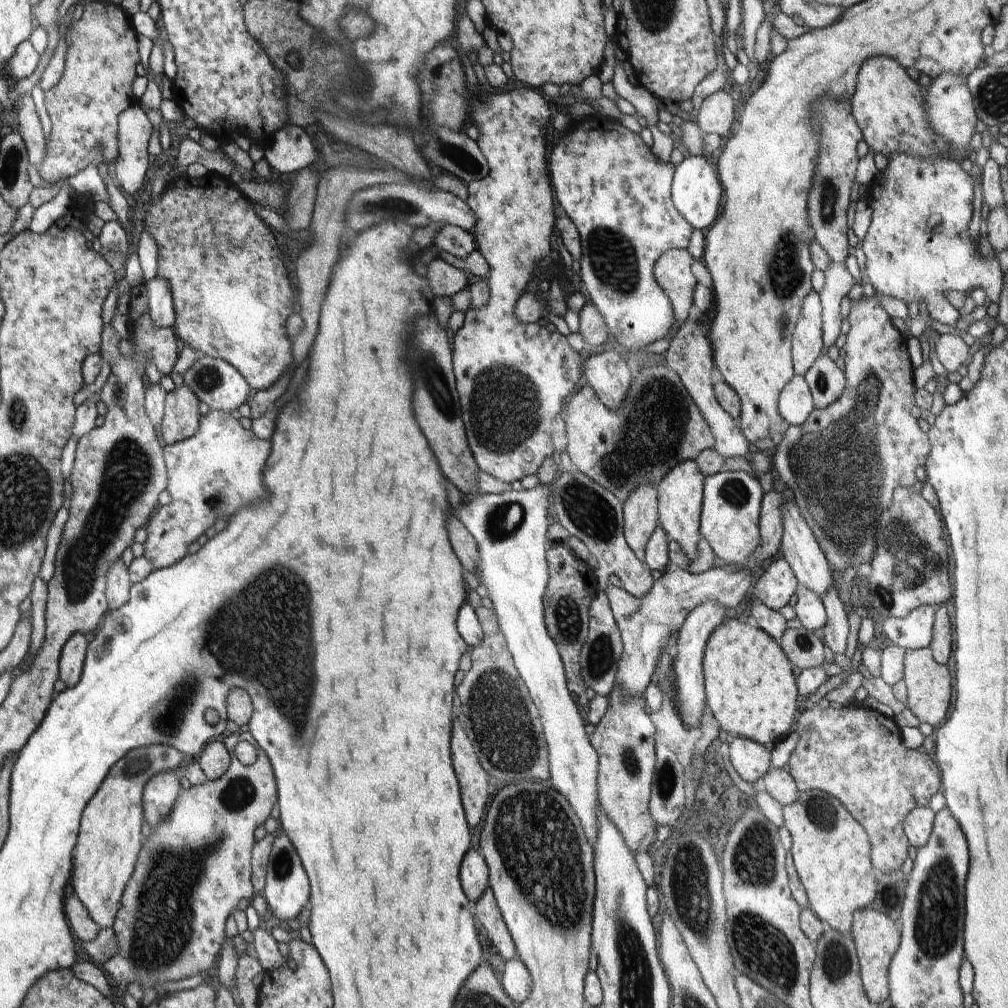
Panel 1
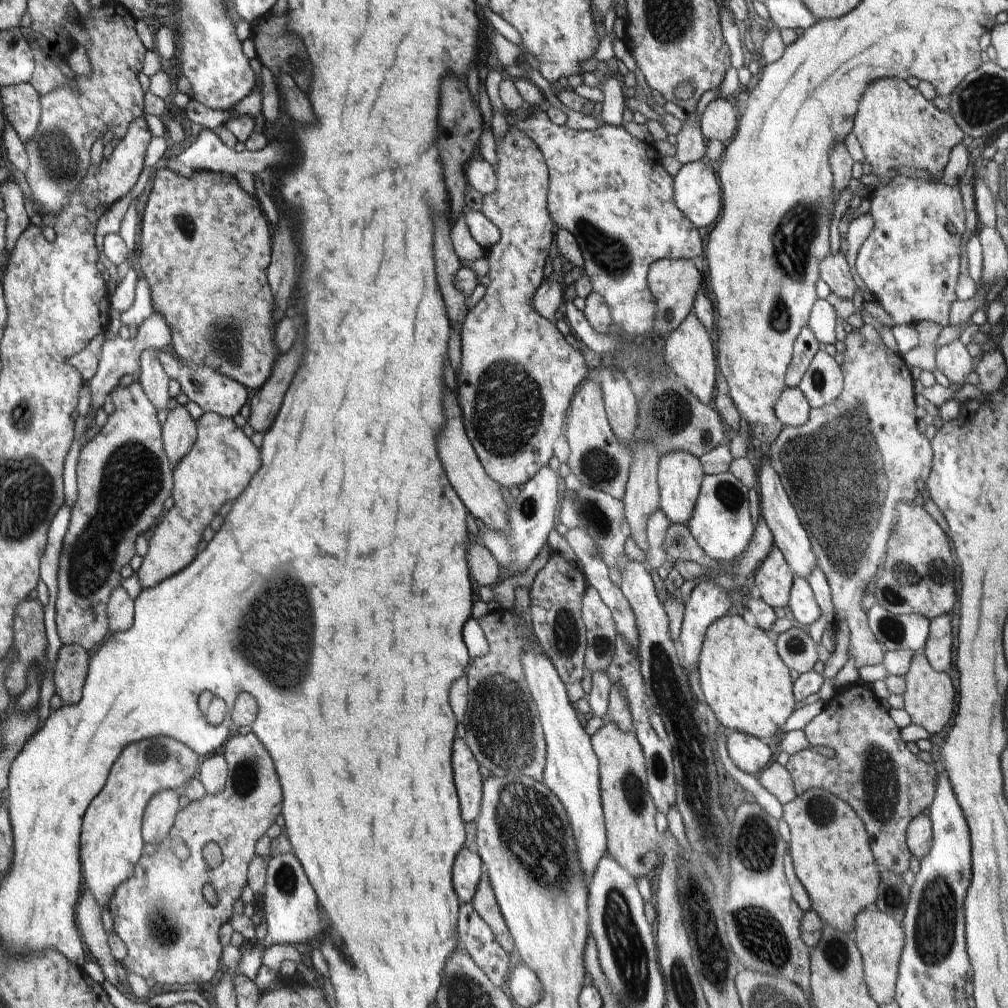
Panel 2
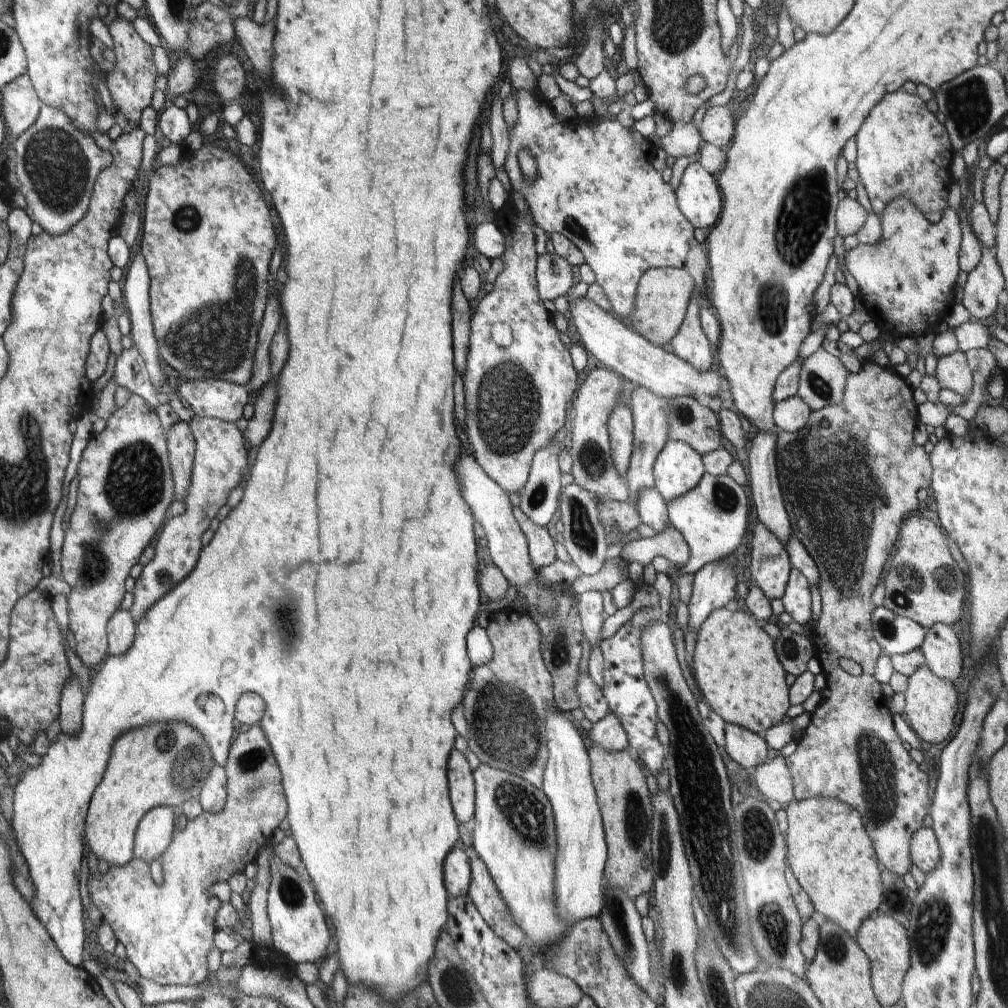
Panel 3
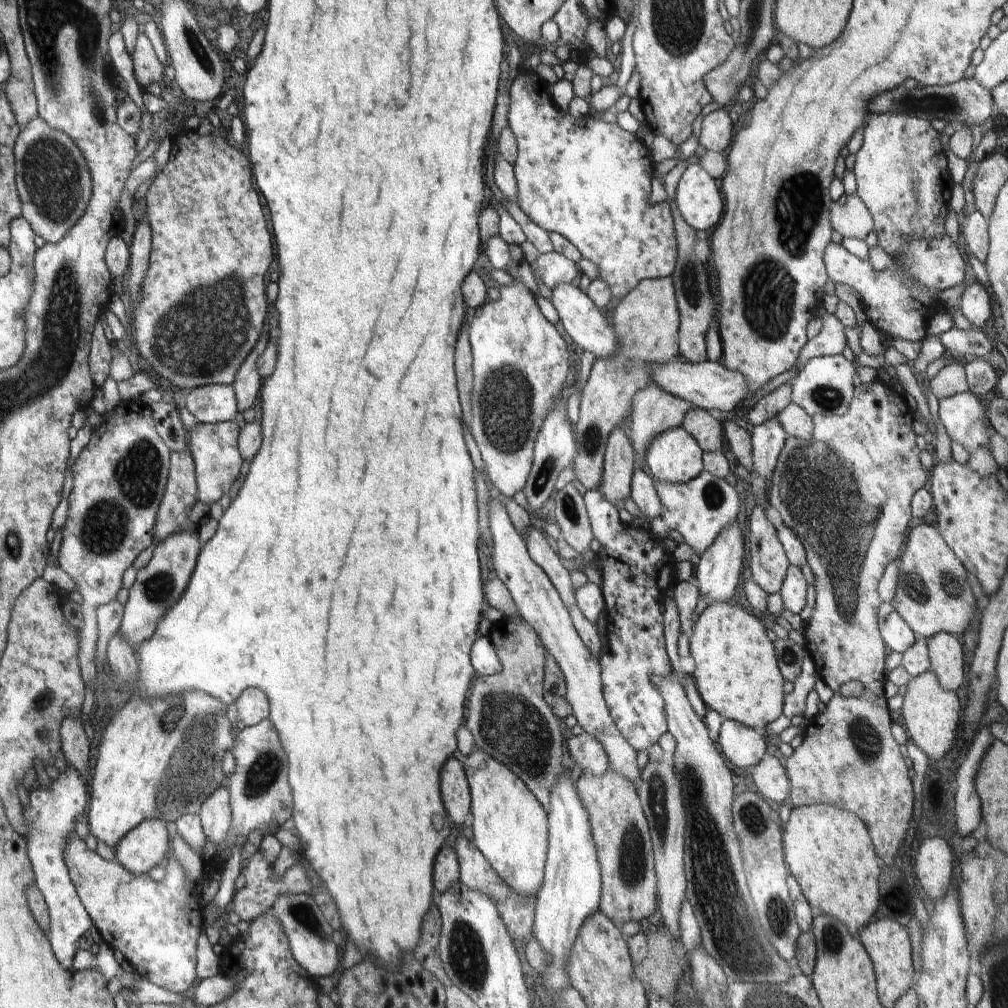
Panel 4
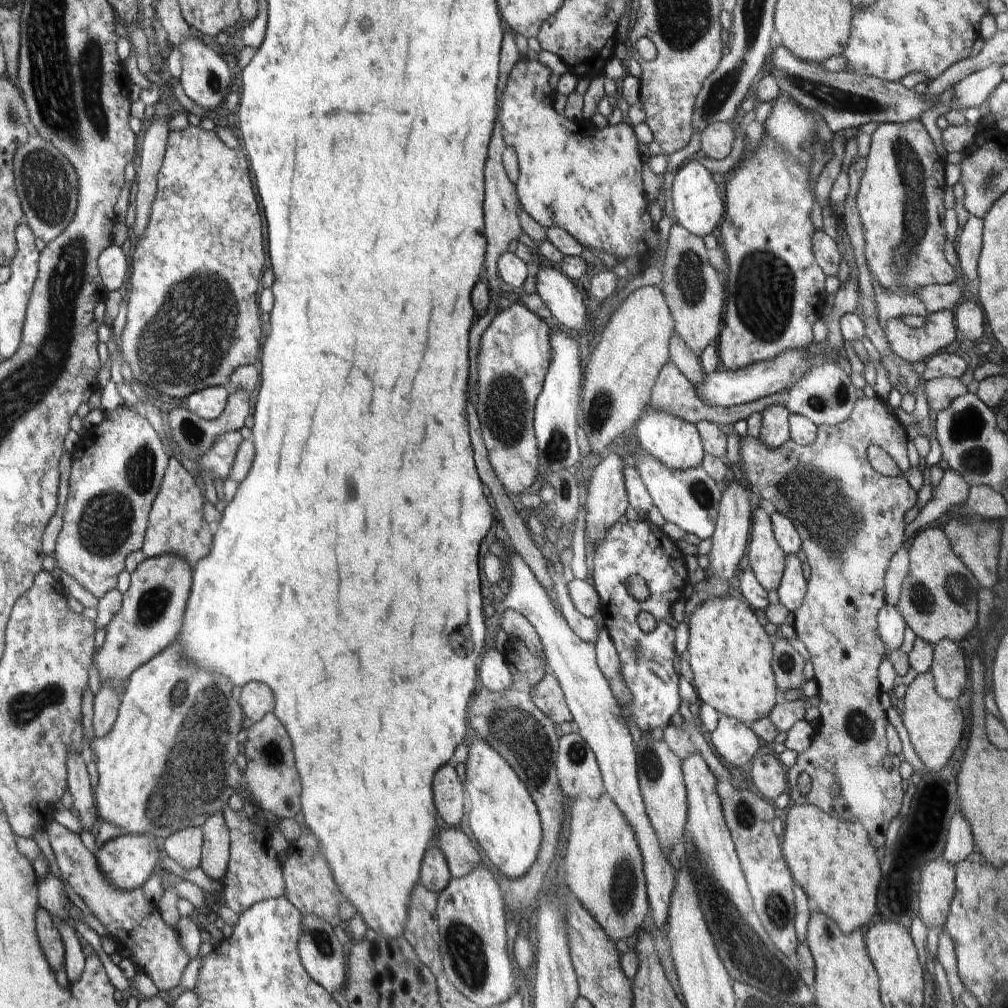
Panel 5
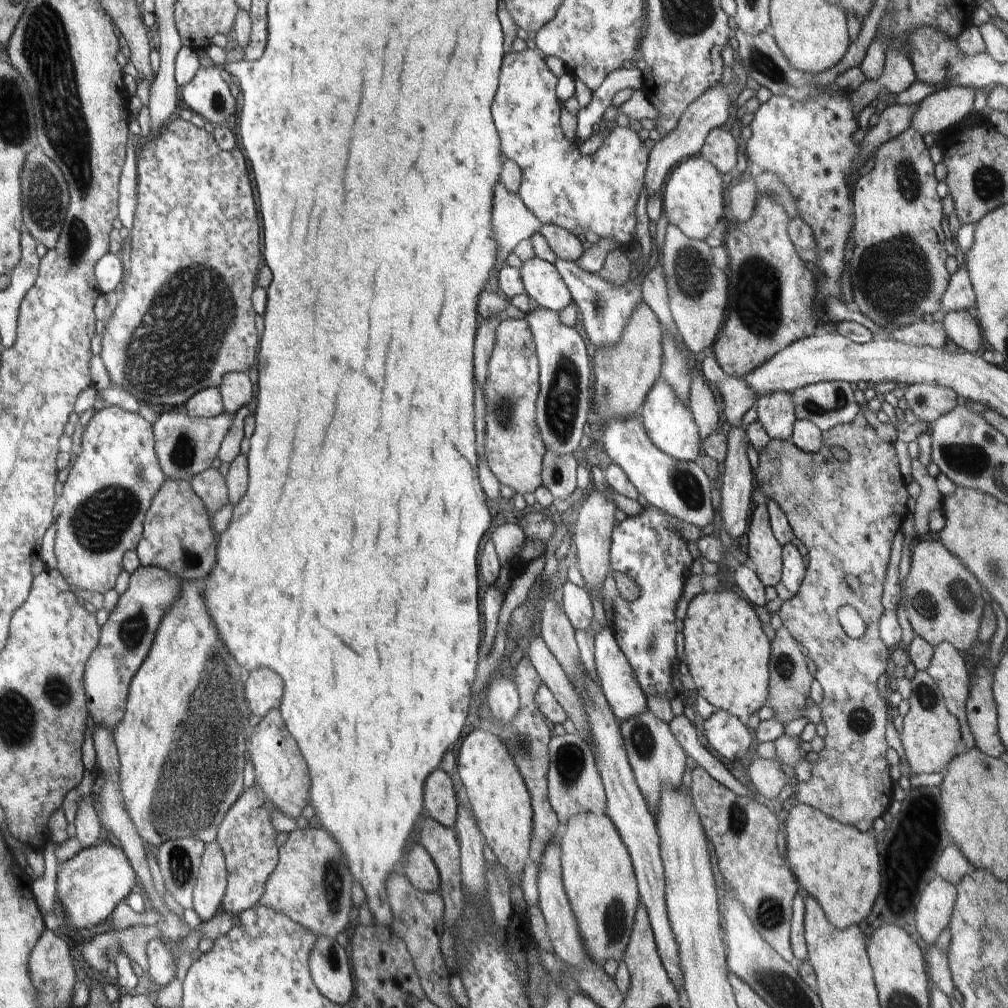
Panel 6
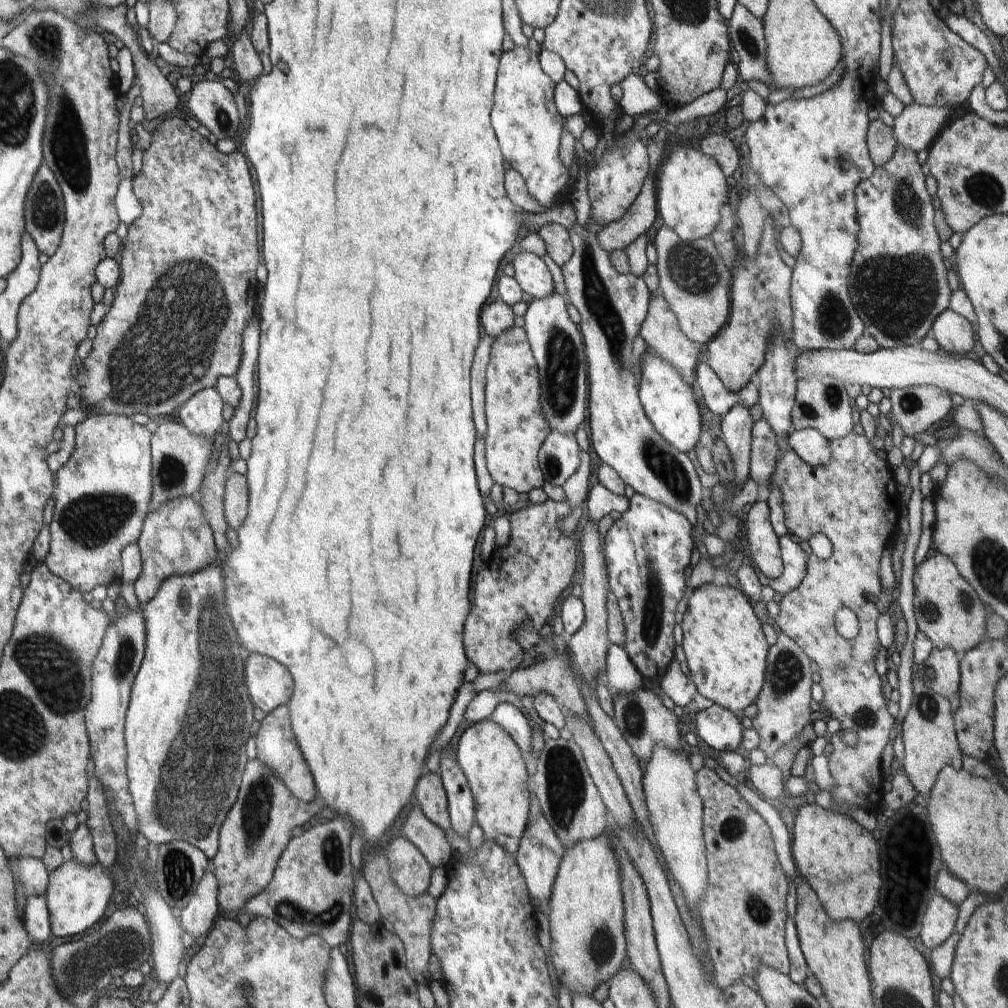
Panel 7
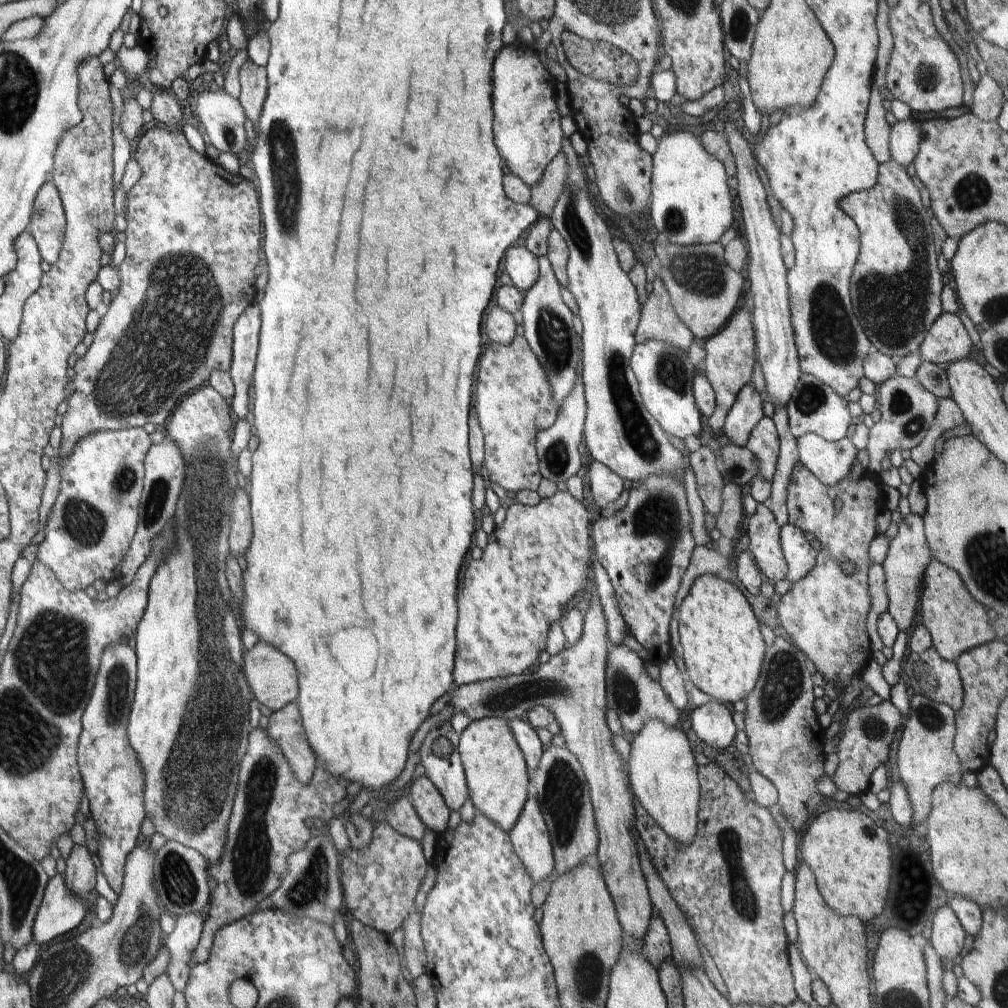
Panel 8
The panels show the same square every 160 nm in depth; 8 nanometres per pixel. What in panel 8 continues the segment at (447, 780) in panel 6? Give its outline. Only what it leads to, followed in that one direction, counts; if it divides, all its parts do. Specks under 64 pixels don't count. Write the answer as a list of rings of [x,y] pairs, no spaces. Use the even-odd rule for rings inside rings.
[[[428,777],[413,779],[408,797],[427,828],[437,836],[447,829],[451,810]]]

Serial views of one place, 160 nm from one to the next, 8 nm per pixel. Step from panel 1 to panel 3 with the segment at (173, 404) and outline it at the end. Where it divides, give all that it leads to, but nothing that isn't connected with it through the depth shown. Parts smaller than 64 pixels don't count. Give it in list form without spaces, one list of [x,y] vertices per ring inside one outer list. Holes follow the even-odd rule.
[[[176,422],[166,438],[169,464],[171,467],[175,500],[184,501],[186,488],[190,486],[196,444],[190,426],[186,422]]]

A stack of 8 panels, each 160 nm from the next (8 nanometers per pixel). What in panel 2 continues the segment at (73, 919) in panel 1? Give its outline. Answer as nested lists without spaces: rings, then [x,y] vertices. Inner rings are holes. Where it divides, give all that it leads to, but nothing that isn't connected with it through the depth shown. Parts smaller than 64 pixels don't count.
[[[82,888],[80,902],[75,906],[77,927],[82,940],[86,942],[88,950],[92,952],[97,964],[102,969],[105,980],[111,982],[117,989],[120,978],[116,973],[115,958],[110,953],[107,943],[107,934],[102,926],[101,906],[96,902],[91,890]]]

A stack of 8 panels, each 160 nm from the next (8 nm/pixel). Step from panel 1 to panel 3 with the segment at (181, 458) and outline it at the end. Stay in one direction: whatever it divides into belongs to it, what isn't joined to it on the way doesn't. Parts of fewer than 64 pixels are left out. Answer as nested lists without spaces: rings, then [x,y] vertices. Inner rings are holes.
[[[195,416],[188,424],[196,444],[195,458],[190,476],[190,486],[186,488],[184,503],[186,509],[180,516],[170,516],[163,522],[164,528],[158,534],[152,560],[142,568],[140,577],[135,580],[134,604],[129,609],[134,623],[142,620],[146,608],[158,602],[168,590],[182,582],[196,567],[203,548],[202,535],[210,529],[212,520],[217,516],[220,508],[227,504],[233,489],[242,485],[248,468],[248,451],[244,446],[244,436],[234,423],[216,418]]]

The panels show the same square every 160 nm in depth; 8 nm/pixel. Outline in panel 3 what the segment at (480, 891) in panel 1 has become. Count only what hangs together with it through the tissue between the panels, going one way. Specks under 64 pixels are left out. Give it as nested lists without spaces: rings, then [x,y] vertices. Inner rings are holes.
[[[457,846],[444,860],[444,884],[449,897],[460,898],[468,894],[470,886],[470,851]]]

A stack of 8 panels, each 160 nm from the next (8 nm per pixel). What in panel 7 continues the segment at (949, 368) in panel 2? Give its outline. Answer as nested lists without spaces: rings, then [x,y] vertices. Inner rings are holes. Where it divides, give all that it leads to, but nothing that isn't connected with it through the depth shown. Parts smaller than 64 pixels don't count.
[[[916,385],[902,387],[890,391],[891,409],[888,413],[892,425],[898,424],[904,430],[904,436],[913,437],[928,446],[938,444],[938,439],[932,434],[932,428],[946,419],[950,419],[950,409],[954,403],[947,392],[932,385]]]

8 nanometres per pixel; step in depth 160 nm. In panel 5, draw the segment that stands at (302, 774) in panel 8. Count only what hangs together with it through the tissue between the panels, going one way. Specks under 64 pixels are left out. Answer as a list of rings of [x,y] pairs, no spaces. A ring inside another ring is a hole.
[[[274,713],[255,722],[248,730],[246,742],[240,745],[242,754],[248,760],[243,771],[243,778],[248,784],[248,790],[262,810],[272,812],[281,819],[294,819],[300,812],[300,775],[294,764],[292,742],[288,732],[280,724]]]

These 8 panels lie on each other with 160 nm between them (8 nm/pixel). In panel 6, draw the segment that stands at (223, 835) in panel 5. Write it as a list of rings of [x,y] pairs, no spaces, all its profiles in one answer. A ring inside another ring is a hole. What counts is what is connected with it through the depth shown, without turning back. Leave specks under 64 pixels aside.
[[[218,840],[205,844],[194,890],[194,912],[202,923],[217,916],[227,890],[226,858]]]

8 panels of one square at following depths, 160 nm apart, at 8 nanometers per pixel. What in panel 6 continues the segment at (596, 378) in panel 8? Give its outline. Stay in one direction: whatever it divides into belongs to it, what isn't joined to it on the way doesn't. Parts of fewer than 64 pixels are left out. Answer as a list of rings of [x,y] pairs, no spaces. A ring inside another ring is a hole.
[[[558,260],[554,266],[562,276],[564,284],[572,294],[572,300],[582,314],[582,324],[584,324],[588,340],[592,346],[596,349],[618,344],[618,340],[622,338],[622,332],[628,324],[626,320],[630,320],[634,308],[643,302],[640,286],[644,277],[636,272],[635,278],[623,286],[613,286],[606,284],[606,280],[602,280],[598,273],[585,272],[582,267],[578,266],[577,262]],[[630,416],[626,420],[609,420],[602,443],[609,460],[618,464],[626,472],[628,480],[636,491],[652,507],[675,517],[678,521],[705,528],[714,520],[715,508],[711,502],[712,481],[704,473],[698,462],[678,462],[668,454],[660,452],[644,432],[640,416]]]

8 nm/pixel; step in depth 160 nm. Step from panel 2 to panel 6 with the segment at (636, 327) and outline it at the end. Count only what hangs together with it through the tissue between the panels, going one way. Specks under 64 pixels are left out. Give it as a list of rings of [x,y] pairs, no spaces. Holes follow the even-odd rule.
[[[522,50],[508,52],[504,56],[500,72],[500,86],[492,104],[492,118],[500,134],[501,154],[518,164],[522,173],[522,183],[518,197],[522,203],[542,222],[564,228],[578,237],[594,233],[600,238],[614,240],[618,246],[632,244],[636,239],[636,204],[644,188],[644,178],[649,160],[638,134],[632,128],[616,126],[605,134],[604,143],[590,156],[584,156],[575,142],[566,140],[560,123],[562,104],[556,98],[555,88],[558,78],[550,72],[545,58],[539,51]]]

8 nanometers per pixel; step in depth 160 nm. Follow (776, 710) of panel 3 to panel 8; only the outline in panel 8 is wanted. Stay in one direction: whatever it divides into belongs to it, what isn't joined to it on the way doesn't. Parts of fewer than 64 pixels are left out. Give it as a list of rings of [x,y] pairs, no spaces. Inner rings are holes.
[[[714,575],[699,576],[678,605],[680,644],[690,680],[712,700],[732,708],[735,702],[745,700],[754,690],[762,670],[767,646],[760,634],[759,620],[740,589],[734,583]]]

